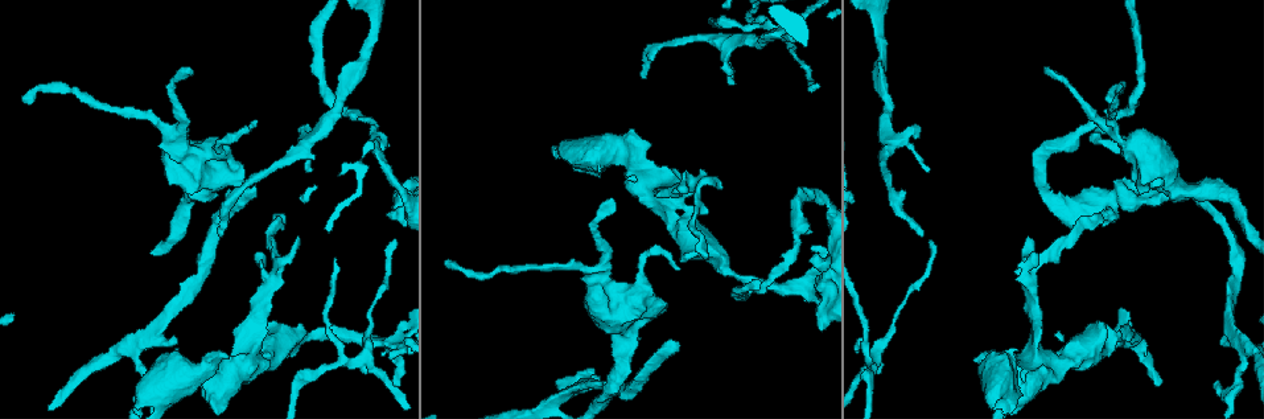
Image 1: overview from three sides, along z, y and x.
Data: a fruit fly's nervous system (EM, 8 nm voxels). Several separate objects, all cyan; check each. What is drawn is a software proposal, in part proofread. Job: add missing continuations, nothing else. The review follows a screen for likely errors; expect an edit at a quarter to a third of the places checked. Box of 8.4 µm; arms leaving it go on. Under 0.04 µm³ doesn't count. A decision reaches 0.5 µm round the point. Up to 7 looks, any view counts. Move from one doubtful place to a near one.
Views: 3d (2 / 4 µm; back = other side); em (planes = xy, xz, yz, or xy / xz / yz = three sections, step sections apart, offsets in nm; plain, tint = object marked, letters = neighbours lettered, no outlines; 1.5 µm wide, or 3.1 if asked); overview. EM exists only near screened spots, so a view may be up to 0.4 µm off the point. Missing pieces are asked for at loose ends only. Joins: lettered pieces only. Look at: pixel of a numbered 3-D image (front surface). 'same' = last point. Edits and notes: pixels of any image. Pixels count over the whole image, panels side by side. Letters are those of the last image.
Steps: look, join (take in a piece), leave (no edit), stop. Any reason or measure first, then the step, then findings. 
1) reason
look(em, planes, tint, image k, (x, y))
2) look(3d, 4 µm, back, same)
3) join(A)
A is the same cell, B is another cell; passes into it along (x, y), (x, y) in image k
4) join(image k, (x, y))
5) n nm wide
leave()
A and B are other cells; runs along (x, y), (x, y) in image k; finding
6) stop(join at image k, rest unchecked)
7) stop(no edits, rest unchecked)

branch stops here
look(3d, 2 µm, image 1, (921, 235))

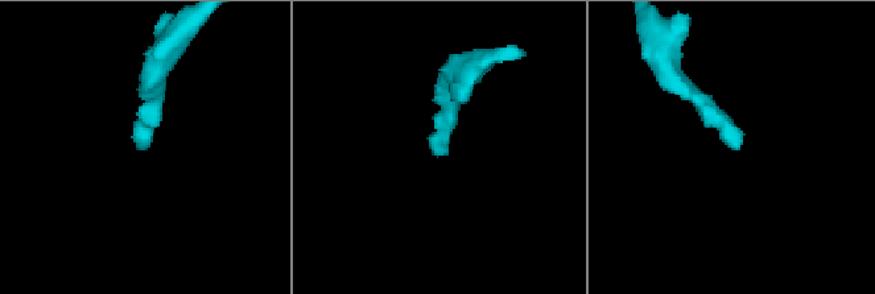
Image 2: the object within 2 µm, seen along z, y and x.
look(em, planes, letters, image 2, (740, 144))

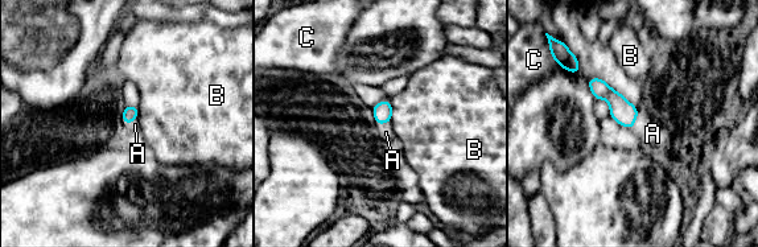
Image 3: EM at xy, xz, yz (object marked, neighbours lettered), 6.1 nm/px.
90 nm wide
join(A)
A is the same cell, B and C are other cells; passes into it along (622, 111), (635, 119), (653, 134) in image 3; it goes on there

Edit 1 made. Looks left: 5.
redraw
look(overview)

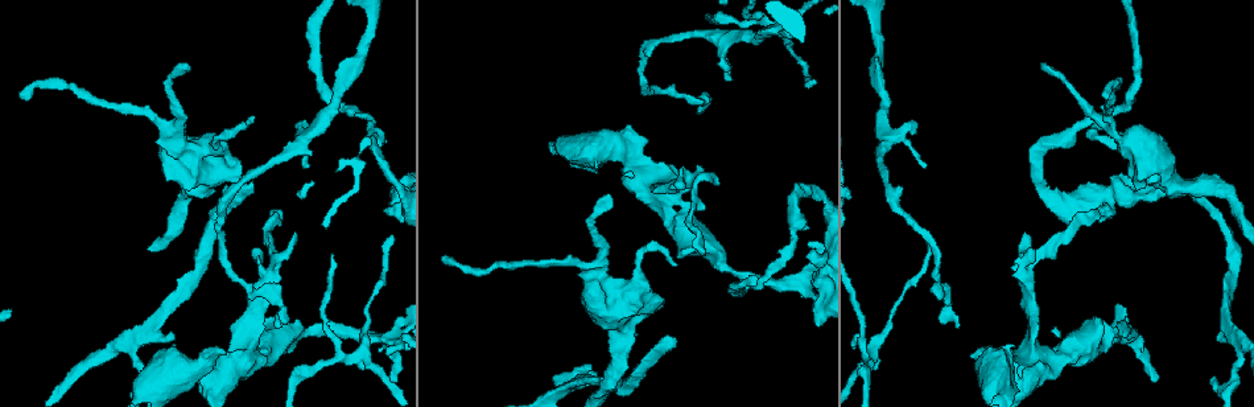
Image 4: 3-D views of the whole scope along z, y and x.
thin end
look(em, xy, step 4, letters, image 4, (700, 108))

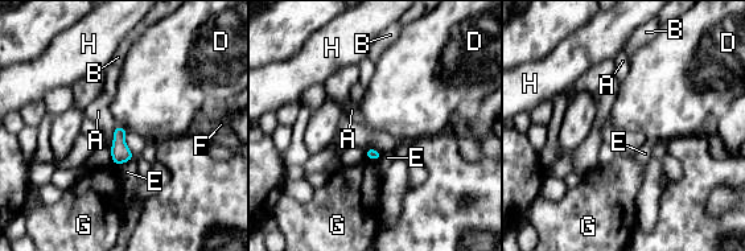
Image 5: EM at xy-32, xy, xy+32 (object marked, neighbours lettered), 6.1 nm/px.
cut it another way
look(em, planes, letters, same)

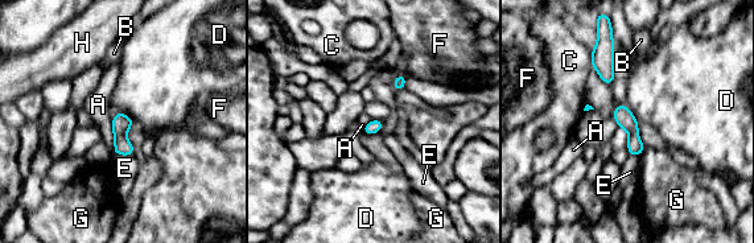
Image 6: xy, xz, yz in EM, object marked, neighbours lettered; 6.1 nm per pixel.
leave()
A, B, C, D, E, F, G and H are other cells; border along (118, 111), (122, 111), (135, 123) in image 6; none of them fits

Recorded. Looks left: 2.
free end
look(em, planes, letters, image 4, (813, 83))

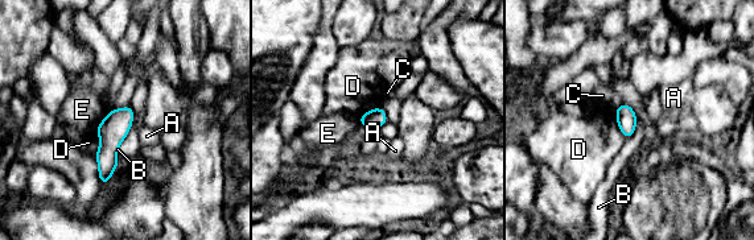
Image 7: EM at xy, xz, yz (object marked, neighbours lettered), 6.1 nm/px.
110 nm wide
leave()
A, B, C, D and E are other cells; border along (134, 114), (131, 128), (116, 157) in image 7; none of them fits

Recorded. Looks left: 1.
stop(join at image 3, rest unchecked)

